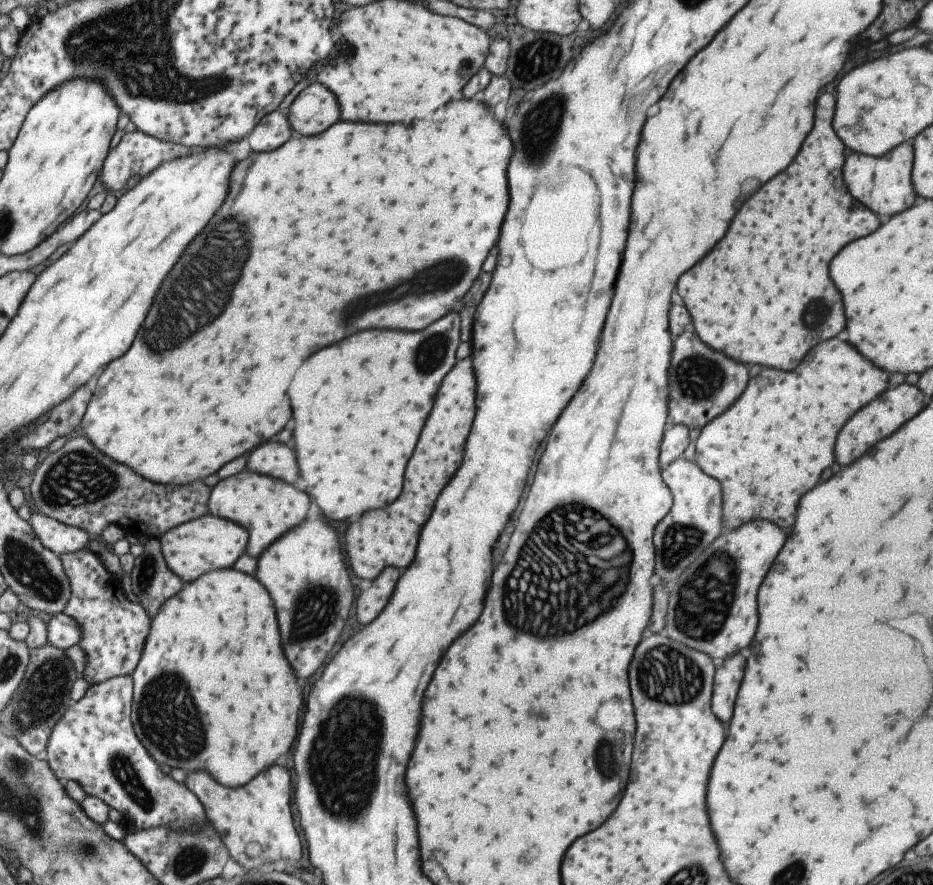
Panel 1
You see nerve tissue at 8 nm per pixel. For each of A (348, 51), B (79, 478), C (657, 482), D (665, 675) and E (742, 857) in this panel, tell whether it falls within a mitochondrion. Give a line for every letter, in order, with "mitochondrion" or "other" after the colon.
A: other
B: mitochondrion
C: other
D: mitochondrion
E: other

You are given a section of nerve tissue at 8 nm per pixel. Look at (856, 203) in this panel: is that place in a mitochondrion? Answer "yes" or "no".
no

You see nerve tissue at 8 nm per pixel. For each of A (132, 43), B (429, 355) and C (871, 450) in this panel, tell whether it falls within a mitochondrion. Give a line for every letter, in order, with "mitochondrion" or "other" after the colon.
A: mitochondrion
B: mitochondrion
C: other

